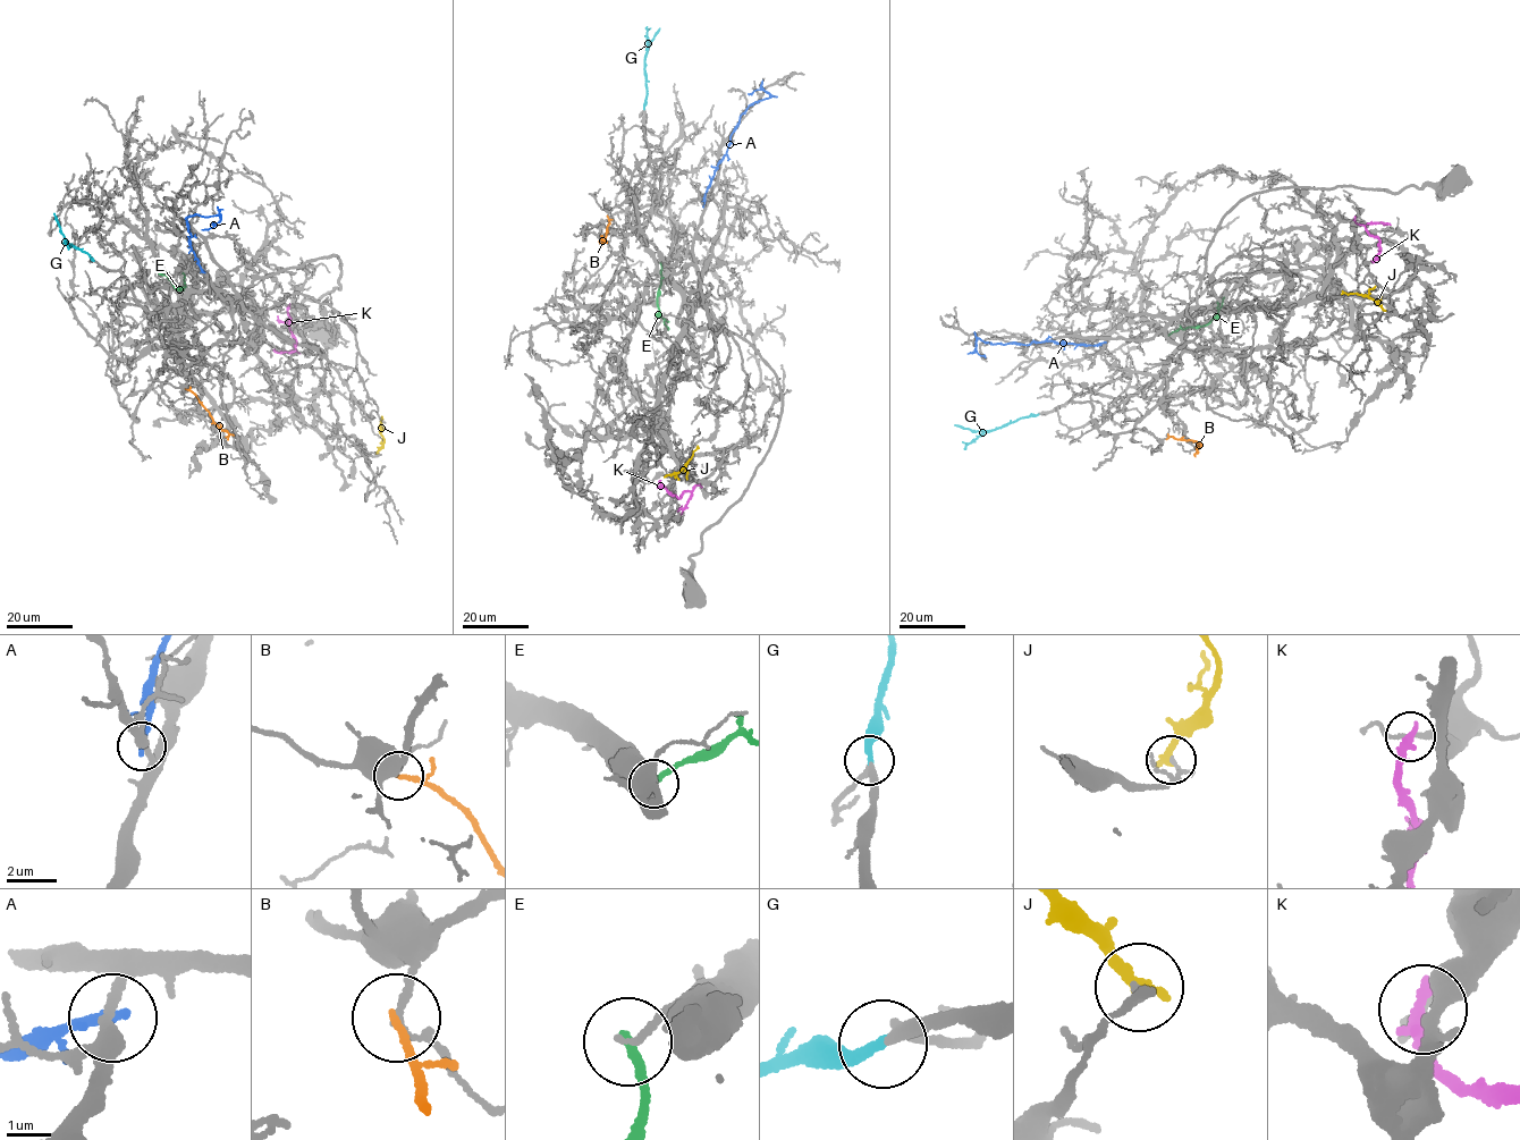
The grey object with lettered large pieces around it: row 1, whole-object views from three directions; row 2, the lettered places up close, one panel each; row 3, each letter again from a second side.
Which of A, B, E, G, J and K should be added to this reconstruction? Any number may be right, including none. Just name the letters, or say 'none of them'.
G

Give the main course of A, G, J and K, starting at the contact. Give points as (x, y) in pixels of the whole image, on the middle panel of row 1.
A: (703, 205), (714, 170), (742, 114), (750, 104), (770, 96), (759, 90), (748, 93)
G: (644, 109), (646, 52), (659, 28)
J: (666, 475), (681, 471), (698, 445)
K: (700, 486), (685, 490), (678, 498), (661, 487), (657, 488)

